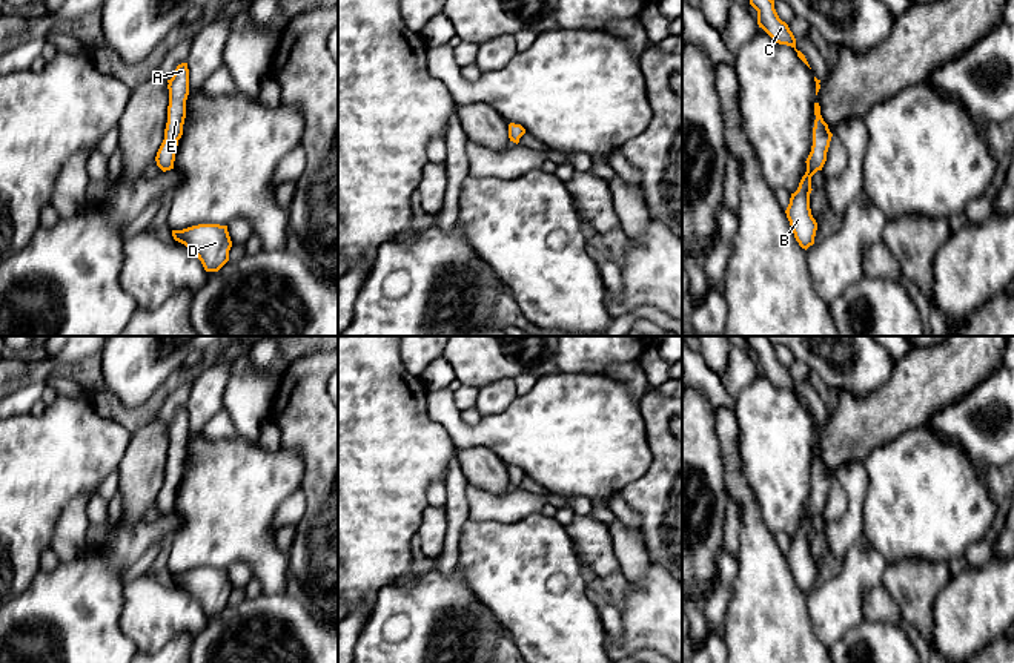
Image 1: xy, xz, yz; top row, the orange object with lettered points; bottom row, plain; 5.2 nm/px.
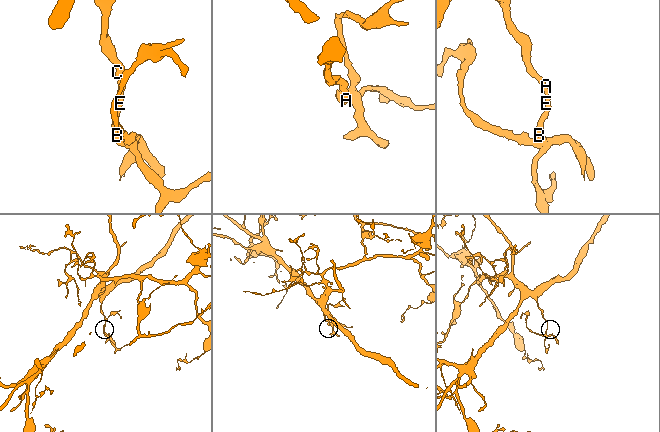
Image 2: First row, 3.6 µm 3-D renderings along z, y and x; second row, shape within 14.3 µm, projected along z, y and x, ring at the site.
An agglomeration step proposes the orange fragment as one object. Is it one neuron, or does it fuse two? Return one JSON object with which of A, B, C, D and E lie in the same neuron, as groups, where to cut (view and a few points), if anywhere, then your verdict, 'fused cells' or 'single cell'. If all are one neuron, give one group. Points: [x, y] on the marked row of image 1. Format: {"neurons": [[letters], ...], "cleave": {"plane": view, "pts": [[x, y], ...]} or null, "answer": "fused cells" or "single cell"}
{"neurons": [["A", "B", "C", "D", "E"]], "cleave": null, "answer": "single cell"}

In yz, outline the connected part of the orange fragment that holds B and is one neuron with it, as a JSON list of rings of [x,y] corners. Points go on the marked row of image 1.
[[[814,103],[814,127],[813,127],[813,146],[807,158],[807,172],[802,176],[799,187],[791,193],[790,204],[785,210],[790,226],[793,229],[794,238],[802,249],[808,249],[814,244],[814,236],[817,230],[817,223],[811,215],[810,209],[810,193],[811,193],[811,176],[822,170],[827,161],[827,152],[833,134],[828,129],[828,124],[820,115],[819,103]]]

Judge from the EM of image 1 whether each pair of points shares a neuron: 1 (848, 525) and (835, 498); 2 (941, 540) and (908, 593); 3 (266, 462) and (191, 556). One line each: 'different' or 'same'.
1: different
2: different
3: same

